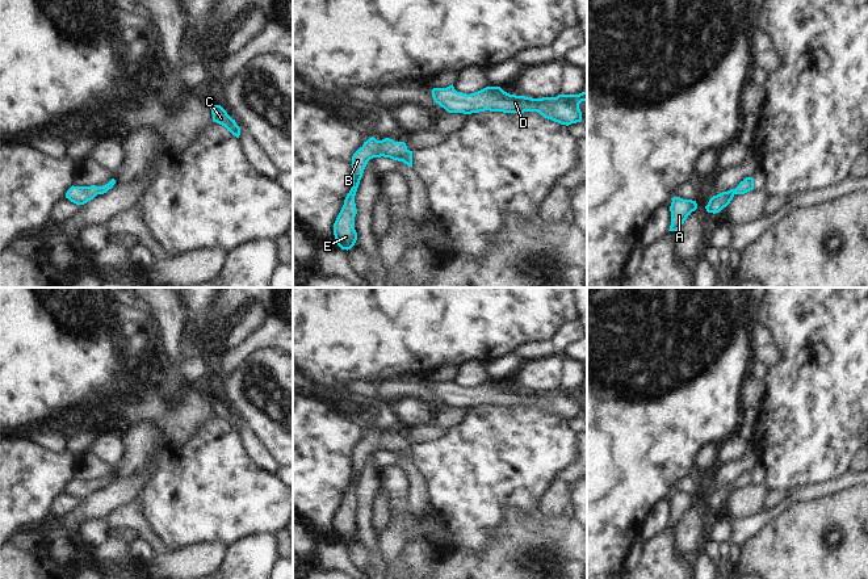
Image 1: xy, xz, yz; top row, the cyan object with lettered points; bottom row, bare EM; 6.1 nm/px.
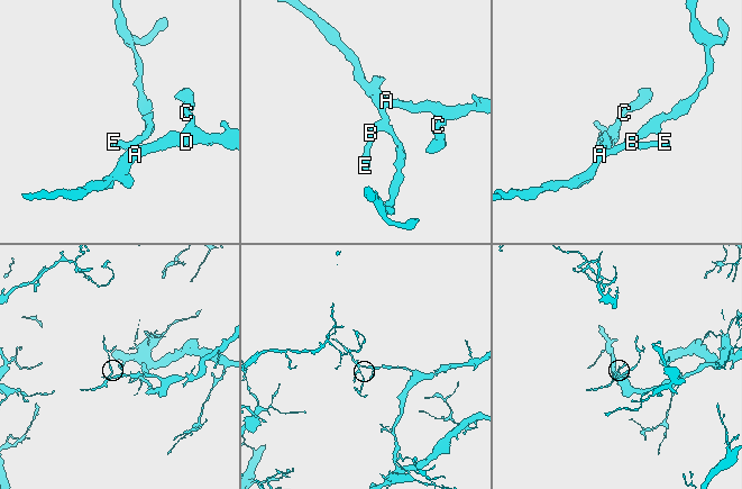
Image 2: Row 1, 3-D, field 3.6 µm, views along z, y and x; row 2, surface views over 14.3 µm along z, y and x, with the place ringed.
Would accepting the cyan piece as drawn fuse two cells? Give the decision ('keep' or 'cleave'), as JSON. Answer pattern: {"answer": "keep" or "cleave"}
{"answer": "keep"}

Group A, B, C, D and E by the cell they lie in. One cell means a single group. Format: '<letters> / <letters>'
A B C D E

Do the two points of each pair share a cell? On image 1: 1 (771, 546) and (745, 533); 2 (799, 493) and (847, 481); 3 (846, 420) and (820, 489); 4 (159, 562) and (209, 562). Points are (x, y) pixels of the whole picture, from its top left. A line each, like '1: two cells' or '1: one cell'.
1: two cells
2: one cell
3: two cells
4: one cell

